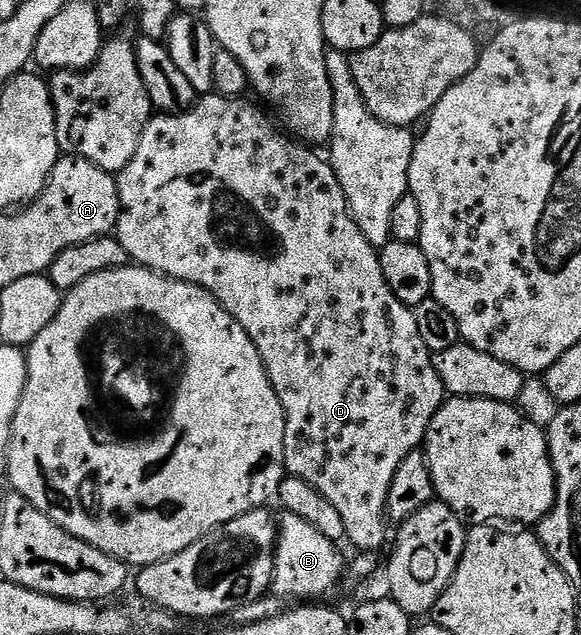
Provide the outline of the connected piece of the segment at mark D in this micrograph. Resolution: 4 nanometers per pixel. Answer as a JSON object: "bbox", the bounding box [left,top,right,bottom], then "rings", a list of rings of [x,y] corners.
{"bbox":[115,94,447,554],"rings":[[[205,94],[188,110],[176,114],[157,114],[150,119],[139,138],[135,158],[131,158],[131,162],[127,162],[125,169],[116,177],[121,217],[117,220],[115,238],[134,265],[210,292],[225,312],[239,322],[241,329],[256,346],[271,386],[285,411],[283,450],[286,473],[292,479],[307,482],[319,490],[319,494],[323,494],[323,498],[335,506],[339,518],[343,518],[345,540],[353,543],[358,553],[373,554],[378,551],[376,548],[385,544],[385,507],[387,494],[391,490],[391,478],[395,478],[395,470],[399,470],[401,463],[424,445],[425,432],[431,418],[435,418],[445,403],[447,393],[433,365],[434,357],[423,346],[423,338],[419,338],[419,326],[415,326],[413,309],[391,294],[391,286],[387,286],[387,278],[383,278],[378,249],[373,248],[367,238],[363,238],[359,226],[353,221],[343,186],[339,186],[339,178],[333,172],[332,163],[324,159],[321,161],[313,153],[316,151],[294,142],[280,131],[277,133],[255,105],[245,102],[241,98]]]}

